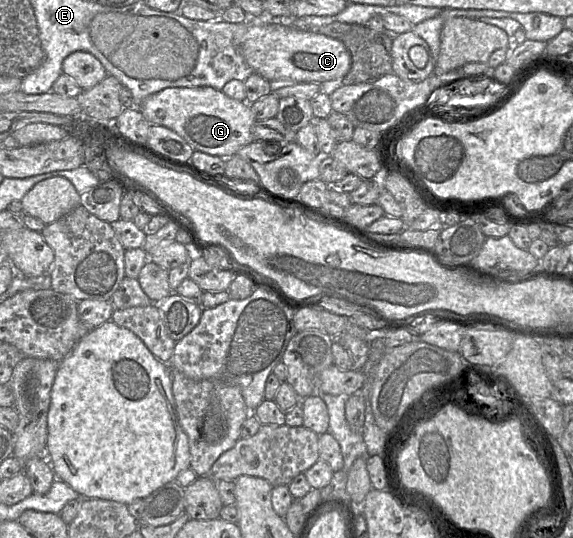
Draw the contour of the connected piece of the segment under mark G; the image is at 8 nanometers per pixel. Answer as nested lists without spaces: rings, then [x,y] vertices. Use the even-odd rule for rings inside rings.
[[[209,86],[165,88],[145,98],[140,111],[151,125],[162,125],[175,131],[194,151],[224,159],[253,141],[252,126],[256,119],[250,104]]]

